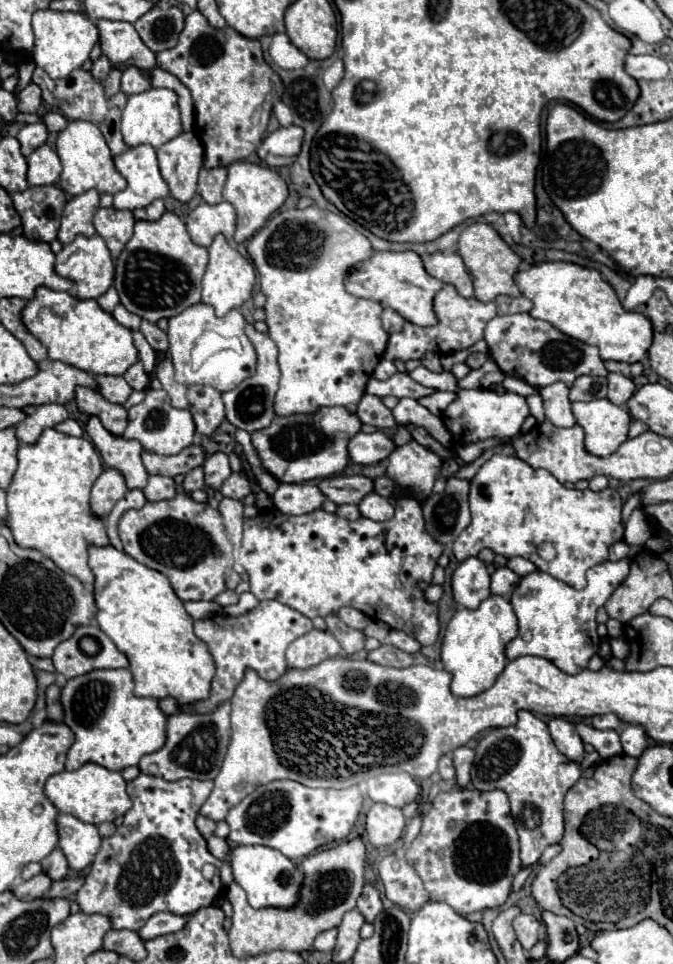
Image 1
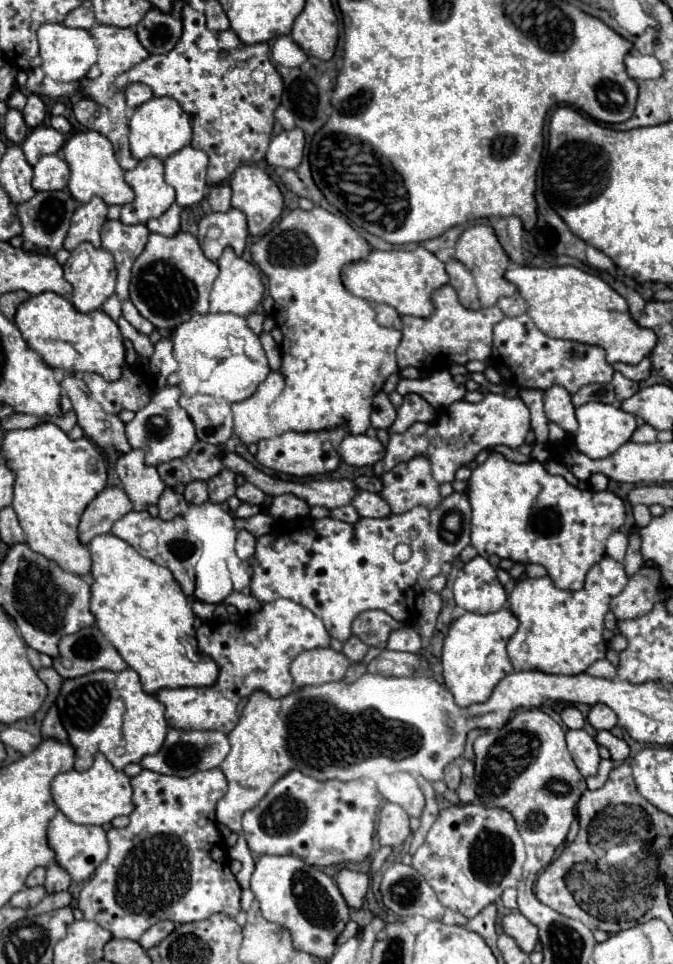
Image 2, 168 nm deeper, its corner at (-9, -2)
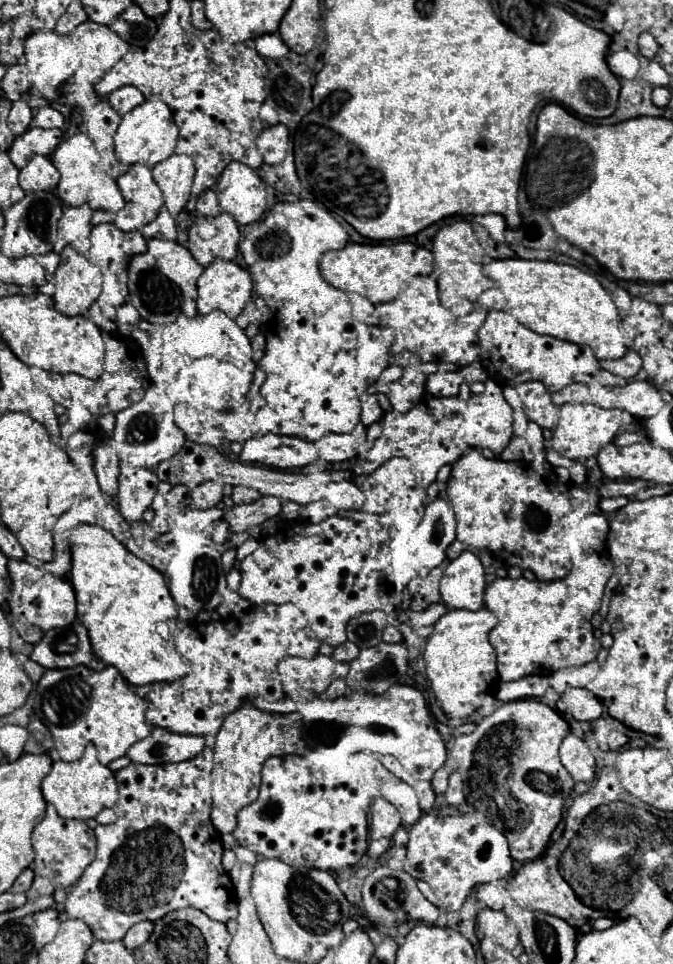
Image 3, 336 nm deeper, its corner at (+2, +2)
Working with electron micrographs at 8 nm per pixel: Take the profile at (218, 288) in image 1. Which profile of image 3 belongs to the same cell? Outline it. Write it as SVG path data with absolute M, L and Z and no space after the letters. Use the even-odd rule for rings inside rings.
M216 258L198 278L198 312L222 310L236 318L246 306L252 292L252 276L232 260Z

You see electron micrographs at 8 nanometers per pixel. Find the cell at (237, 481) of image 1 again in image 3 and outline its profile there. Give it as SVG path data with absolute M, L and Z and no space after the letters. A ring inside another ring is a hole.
M234 486L234 490L232 490L232 500L234 500L236 504L252 502L252 500L256 500L258 496L260 496L258 490L254 490L254 488L246 488L246 486Z

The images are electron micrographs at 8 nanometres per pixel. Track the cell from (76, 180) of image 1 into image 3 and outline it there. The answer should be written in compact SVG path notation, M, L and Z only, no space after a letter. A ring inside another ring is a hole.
M74 134L58 144L52 152L52 162L60 170L60 182L58 182L58 194L62 200L70 206L78 206L82 202L90 204L92 208L104 208L110 212L118 212L124 208L124 196L116 184L116 180L104 172L100 156L94 148L94 142L88 138L88 134Z

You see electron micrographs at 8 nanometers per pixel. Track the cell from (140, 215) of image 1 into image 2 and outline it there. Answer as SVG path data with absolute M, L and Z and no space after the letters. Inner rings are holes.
M173 204L163 216L159 218L151 218L147 222L147 228L151 232L157 232L157 234L165 234L165 236L173 236L179 232L179 212L181 208L177 204Z

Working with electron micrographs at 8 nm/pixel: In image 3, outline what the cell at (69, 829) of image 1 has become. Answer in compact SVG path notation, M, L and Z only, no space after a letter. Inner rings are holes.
M48 804L44 818L36 824L32 832L32 846L36 850L36 862L34 862L36 874L48 876L62 886L72 886L74 882L78 882L84 868L94 860L94 852L96 852L94 832L86 826L86 822L58 816L52 804Z

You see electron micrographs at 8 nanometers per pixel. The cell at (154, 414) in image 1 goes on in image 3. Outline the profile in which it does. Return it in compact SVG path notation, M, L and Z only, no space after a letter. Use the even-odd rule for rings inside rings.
M156 382L144 390L142 400L116 414L116 428L110 436L110 446L118 454L120 462L130 466L154 468L158 462L174 456L184 440L184 432L174 424L174 404L166 396L166 384Z

